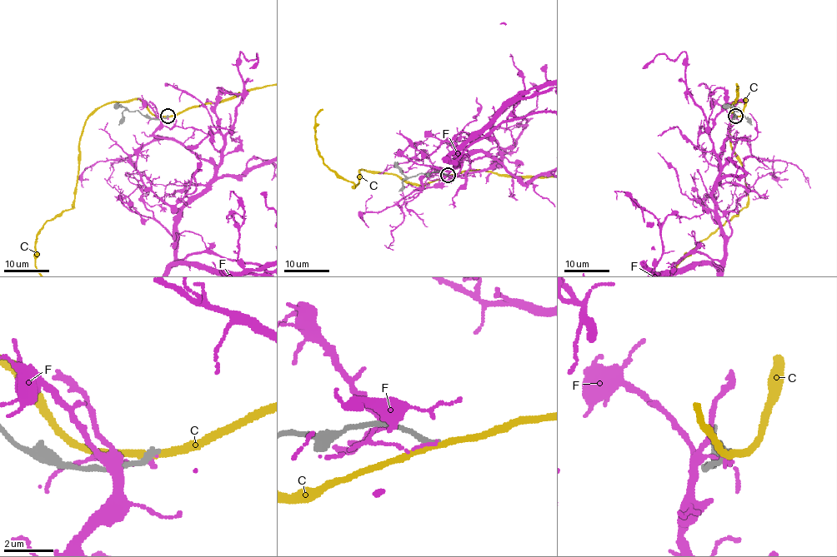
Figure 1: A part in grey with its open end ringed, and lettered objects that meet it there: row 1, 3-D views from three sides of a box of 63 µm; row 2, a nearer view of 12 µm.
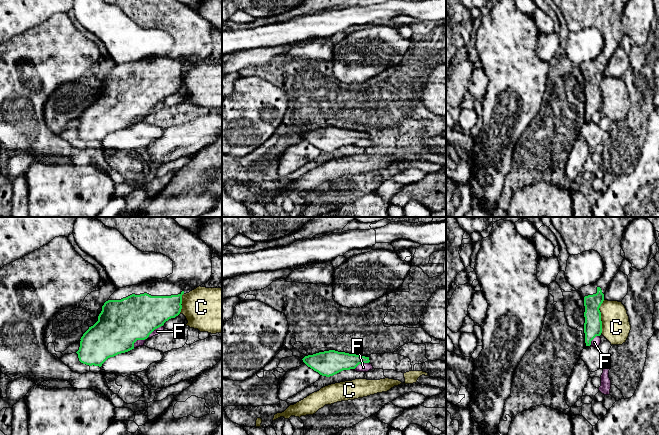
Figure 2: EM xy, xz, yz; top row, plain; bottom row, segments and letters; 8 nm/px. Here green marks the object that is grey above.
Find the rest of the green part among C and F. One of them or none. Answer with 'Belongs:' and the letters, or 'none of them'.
Belongs: none of them

